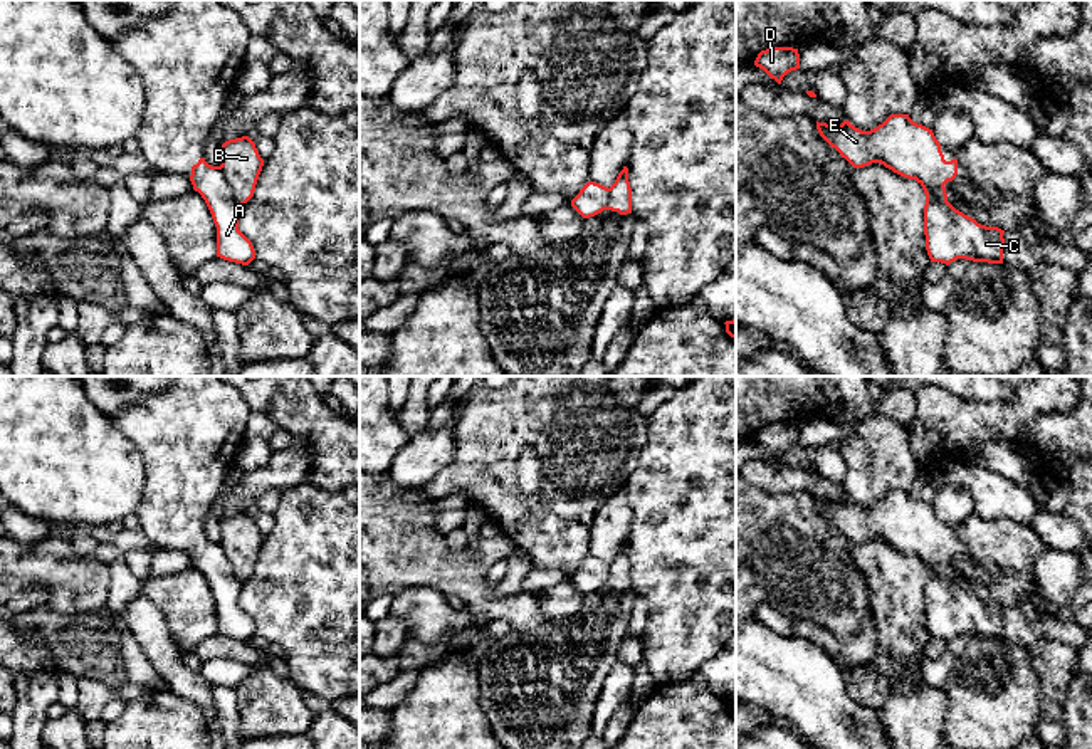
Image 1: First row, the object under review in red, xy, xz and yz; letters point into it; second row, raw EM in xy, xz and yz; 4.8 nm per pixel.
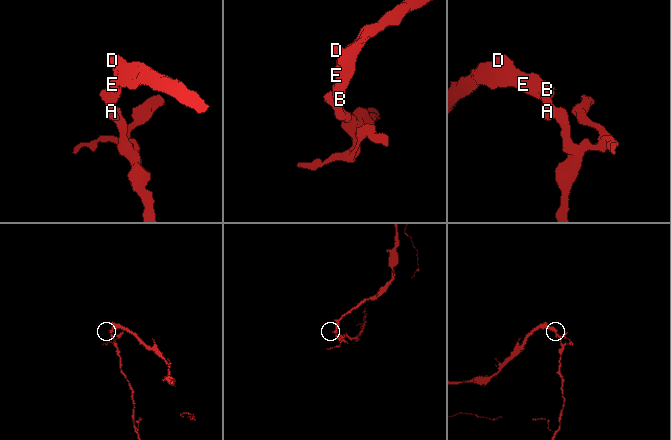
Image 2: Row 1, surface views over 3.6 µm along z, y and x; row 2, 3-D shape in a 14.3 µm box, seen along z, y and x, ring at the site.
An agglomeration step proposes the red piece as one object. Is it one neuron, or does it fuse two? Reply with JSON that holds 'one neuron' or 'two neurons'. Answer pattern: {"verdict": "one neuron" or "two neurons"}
{"verdict": "two neurons"}

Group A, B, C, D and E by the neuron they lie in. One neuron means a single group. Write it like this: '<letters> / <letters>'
A C / B D E

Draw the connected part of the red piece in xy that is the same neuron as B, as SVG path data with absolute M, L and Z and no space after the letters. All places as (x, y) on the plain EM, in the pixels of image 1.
M249 512L225 517L220 532L225 556L235 578L242 583L254 573L264 536Z

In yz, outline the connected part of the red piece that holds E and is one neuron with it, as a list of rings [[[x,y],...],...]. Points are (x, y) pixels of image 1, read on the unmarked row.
[[[890,490],[870,507],[855,504],[848,495],[842,500],[816,497],[816,505],[853,544],[880,539],[904,554],[916,556],[924,568],[932,566],[942,576],[948,574],[944,561],[958,551],[958,536],[946,537],[932,505],[914,499],[909,490]]]

